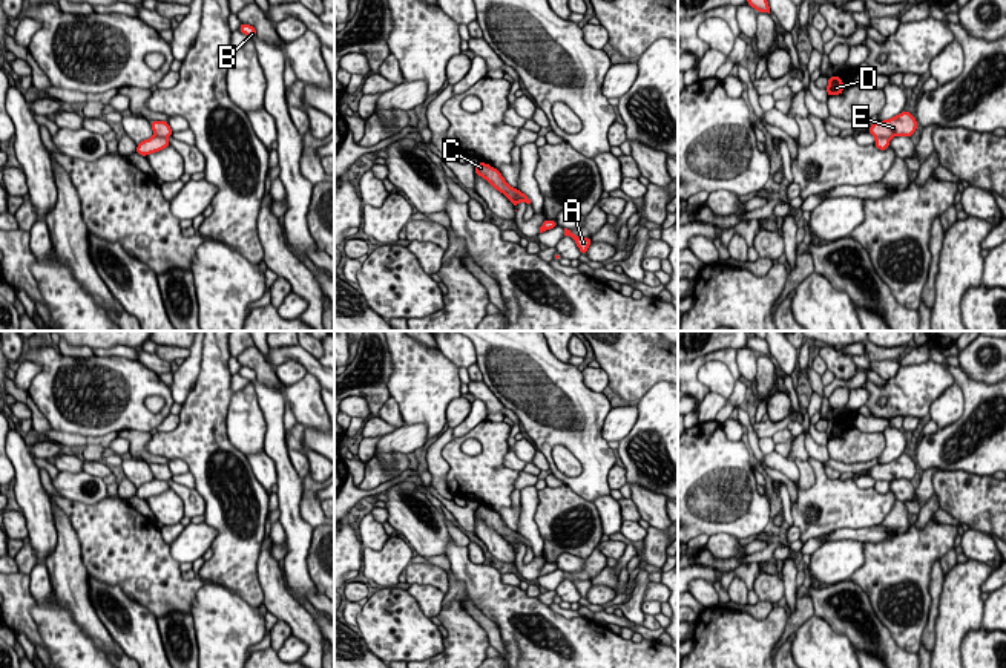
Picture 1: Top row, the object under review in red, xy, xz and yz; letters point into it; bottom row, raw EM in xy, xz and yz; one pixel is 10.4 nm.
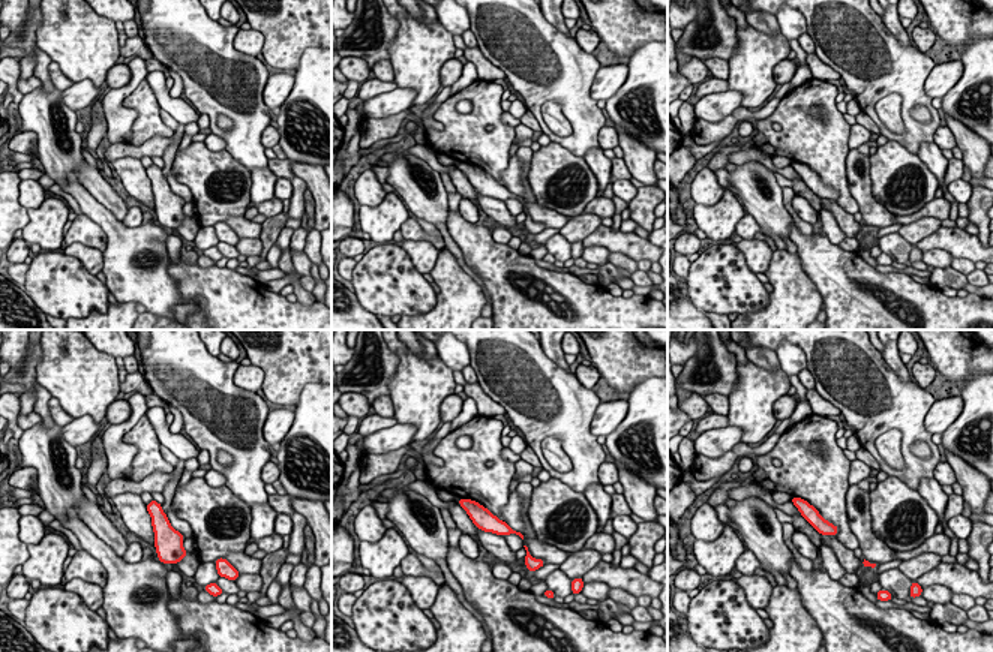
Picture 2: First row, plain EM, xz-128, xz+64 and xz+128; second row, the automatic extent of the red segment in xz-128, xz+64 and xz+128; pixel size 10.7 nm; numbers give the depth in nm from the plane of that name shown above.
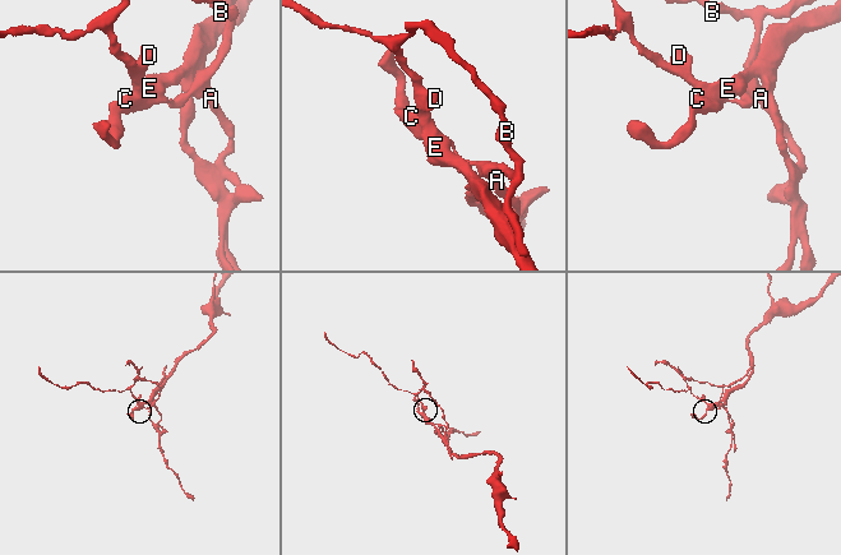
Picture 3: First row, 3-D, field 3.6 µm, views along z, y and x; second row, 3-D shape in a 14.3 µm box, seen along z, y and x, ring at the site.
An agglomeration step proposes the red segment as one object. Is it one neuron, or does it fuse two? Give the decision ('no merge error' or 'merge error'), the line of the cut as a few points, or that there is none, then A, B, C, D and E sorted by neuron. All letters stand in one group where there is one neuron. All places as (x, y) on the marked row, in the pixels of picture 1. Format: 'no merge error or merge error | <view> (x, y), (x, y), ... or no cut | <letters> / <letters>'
merge error | yz (876, 137), (890, 138) | A B C / D E

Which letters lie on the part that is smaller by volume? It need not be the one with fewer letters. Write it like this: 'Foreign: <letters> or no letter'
Foreign: A, B, C

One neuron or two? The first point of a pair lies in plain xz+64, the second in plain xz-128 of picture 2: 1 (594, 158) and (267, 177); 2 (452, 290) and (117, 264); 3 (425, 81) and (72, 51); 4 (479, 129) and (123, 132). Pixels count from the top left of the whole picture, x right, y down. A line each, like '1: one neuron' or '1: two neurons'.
1: one neuron
2: two neurons
3: one neuron
4: two neurons

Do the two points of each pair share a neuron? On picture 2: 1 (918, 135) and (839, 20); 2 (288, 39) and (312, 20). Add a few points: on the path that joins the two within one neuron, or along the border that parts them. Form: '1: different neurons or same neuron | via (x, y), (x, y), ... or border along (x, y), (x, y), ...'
1: same neuron | via (906, 107), (906, 87), (867, 48)
2: same neuron | via (294, 33), (306, 21)

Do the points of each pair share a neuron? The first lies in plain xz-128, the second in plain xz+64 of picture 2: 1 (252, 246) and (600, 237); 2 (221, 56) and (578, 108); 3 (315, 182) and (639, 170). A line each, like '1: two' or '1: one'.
1: two
2: one
3: one

